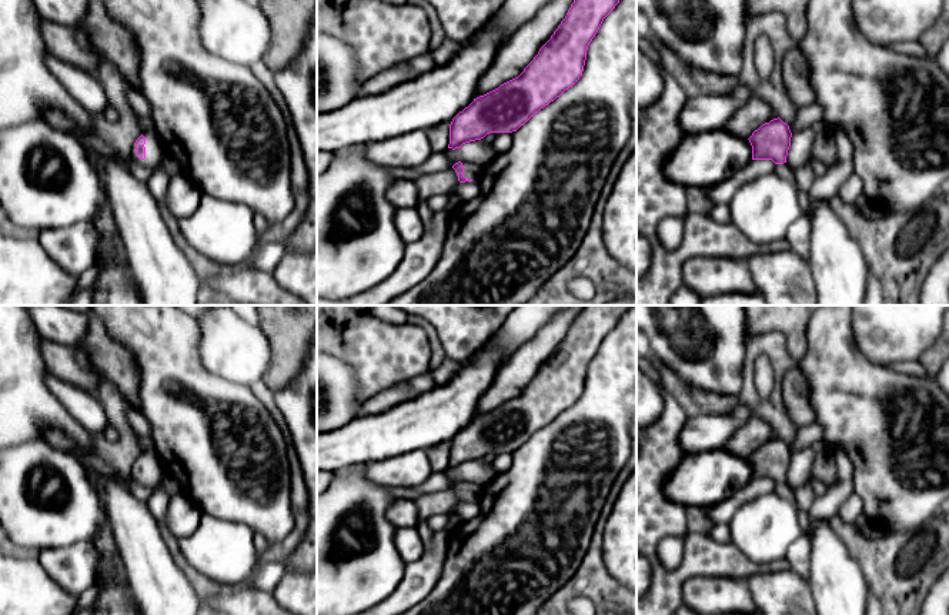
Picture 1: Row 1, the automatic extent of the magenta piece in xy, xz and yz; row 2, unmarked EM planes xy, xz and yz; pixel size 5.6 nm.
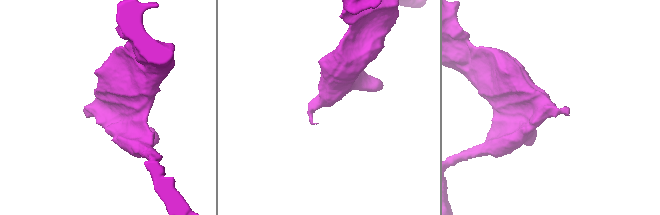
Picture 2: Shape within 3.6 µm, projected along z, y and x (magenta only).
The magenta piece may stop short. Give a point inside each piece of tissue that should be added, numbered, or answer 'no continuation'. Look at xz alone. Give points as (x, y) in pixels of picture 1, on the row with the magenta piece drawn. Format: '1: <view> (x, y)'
1: xz (473, 171)

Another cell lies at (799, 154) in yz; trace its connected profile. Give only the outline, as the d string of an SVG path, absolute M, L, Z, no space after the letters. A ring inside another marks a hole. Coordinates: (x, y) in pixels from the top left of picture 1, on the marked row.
M805 127L791 137L791 147L786 156L786 164L795 173L799 167L811 163L812 144L815 140L815 131L812 127Z

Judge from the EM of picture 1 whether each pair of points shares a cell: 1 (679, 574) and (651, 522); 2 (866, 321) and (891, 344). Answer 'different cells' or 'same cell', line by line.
1: same cell
2: same cell

